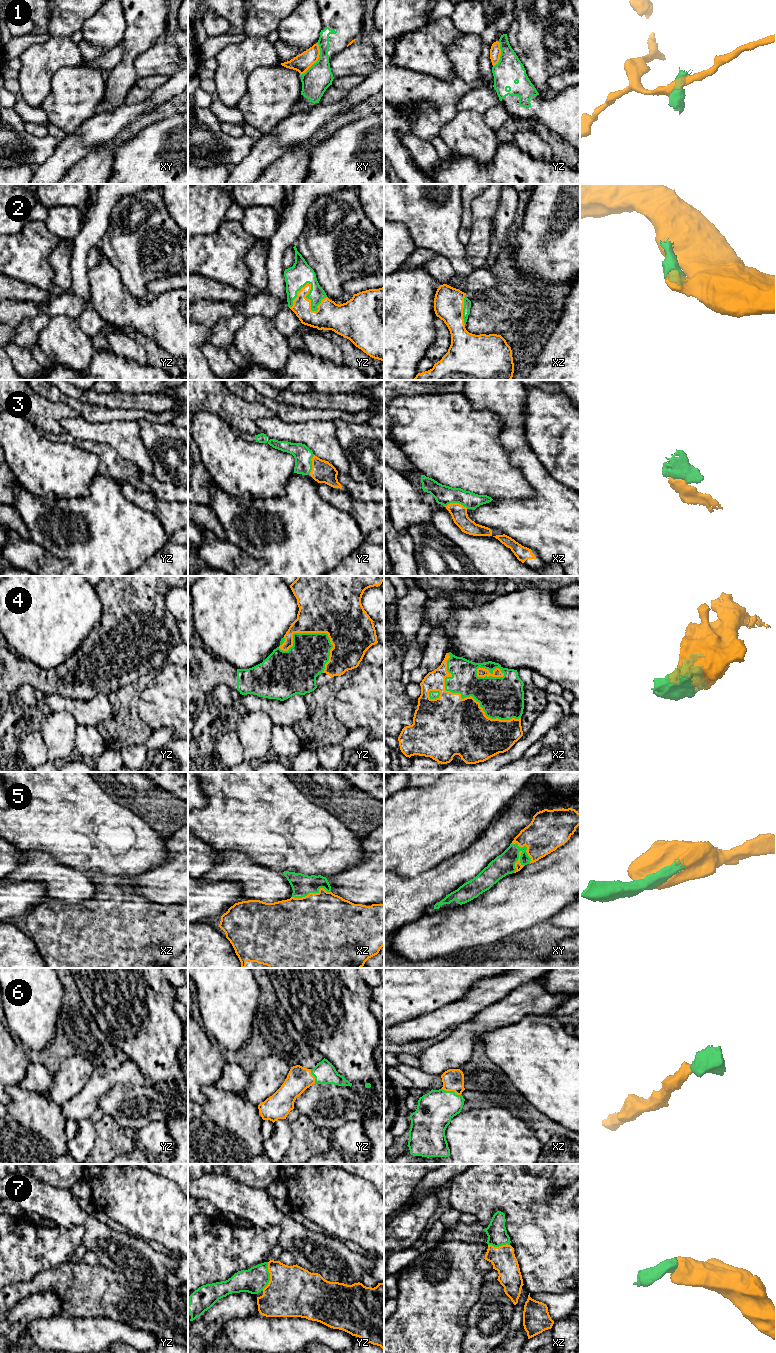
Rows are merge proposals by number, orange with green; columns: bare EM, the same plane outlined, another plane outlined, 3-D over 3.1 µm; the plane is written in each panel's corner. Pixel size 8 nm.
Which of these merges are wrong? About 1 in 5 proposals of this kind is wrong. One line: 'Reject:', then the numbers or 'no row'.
Reject: 1

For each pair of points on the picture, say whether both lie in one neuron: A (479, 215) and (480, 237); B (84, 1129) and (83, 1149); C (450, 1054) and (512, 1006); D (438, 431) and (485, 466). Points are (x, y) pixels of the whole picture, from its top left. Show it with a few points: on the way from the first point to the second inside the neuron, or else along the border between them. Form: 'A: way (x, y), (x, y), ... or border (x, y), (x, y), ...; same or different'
A: way (480, 220), (480, 232); same
B: way (84, 1134), (83, 1144); same
C: way (465, 1039), (482, 1022), (497, 1015); same
D: way (450, 442), (459, 446), (473, 459); same

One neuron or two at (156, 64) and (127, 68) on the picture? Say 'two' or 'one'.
two

